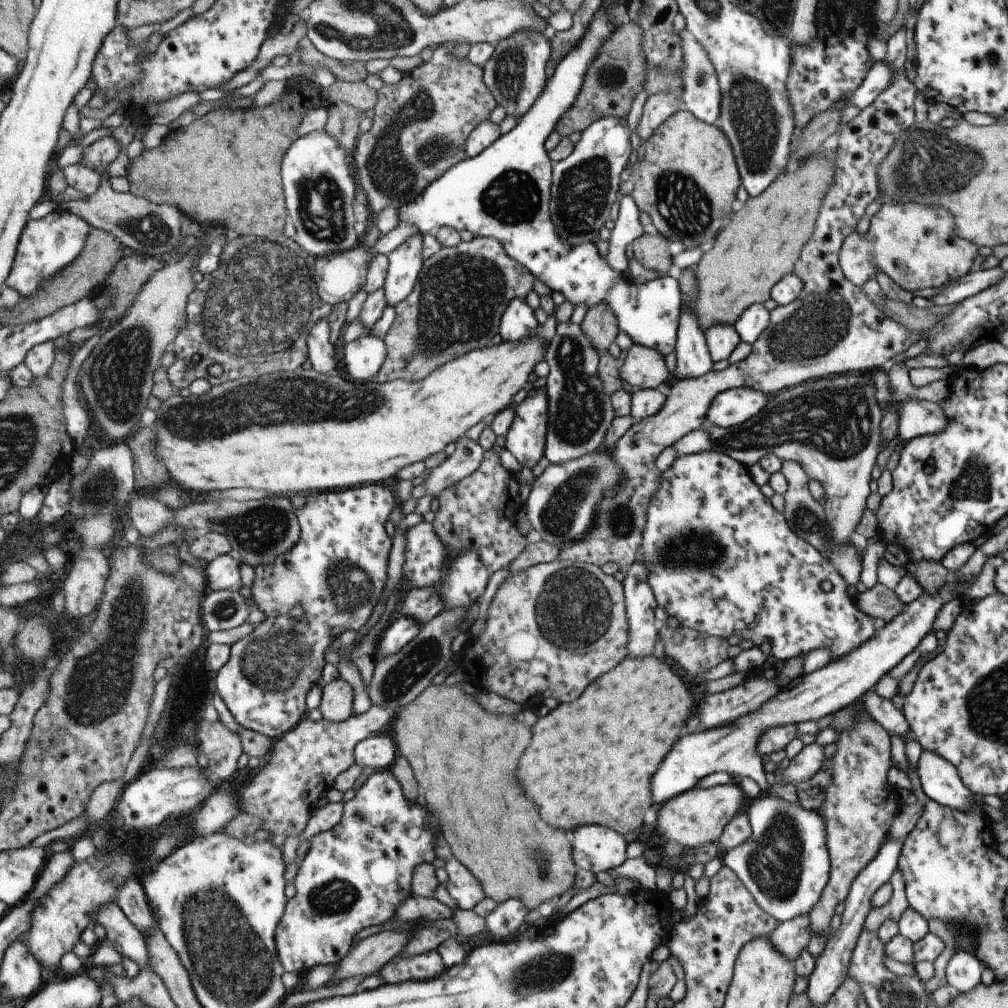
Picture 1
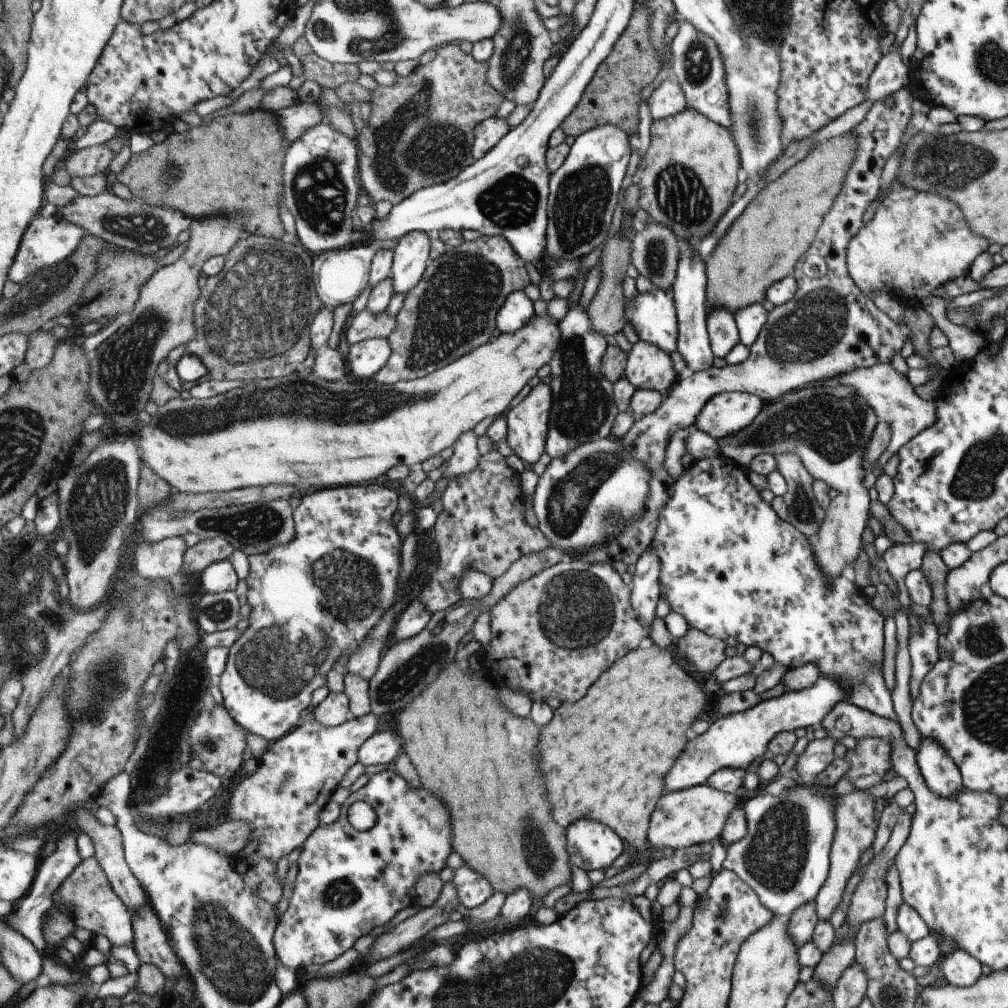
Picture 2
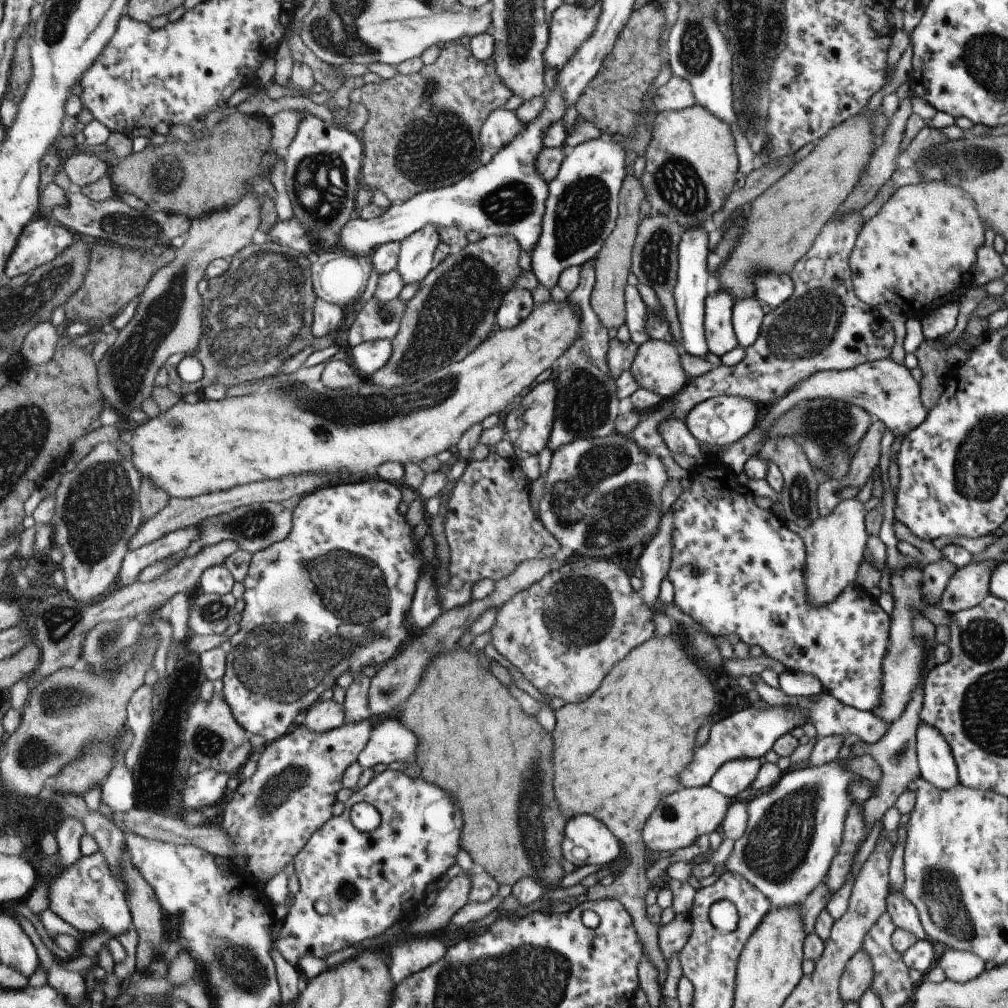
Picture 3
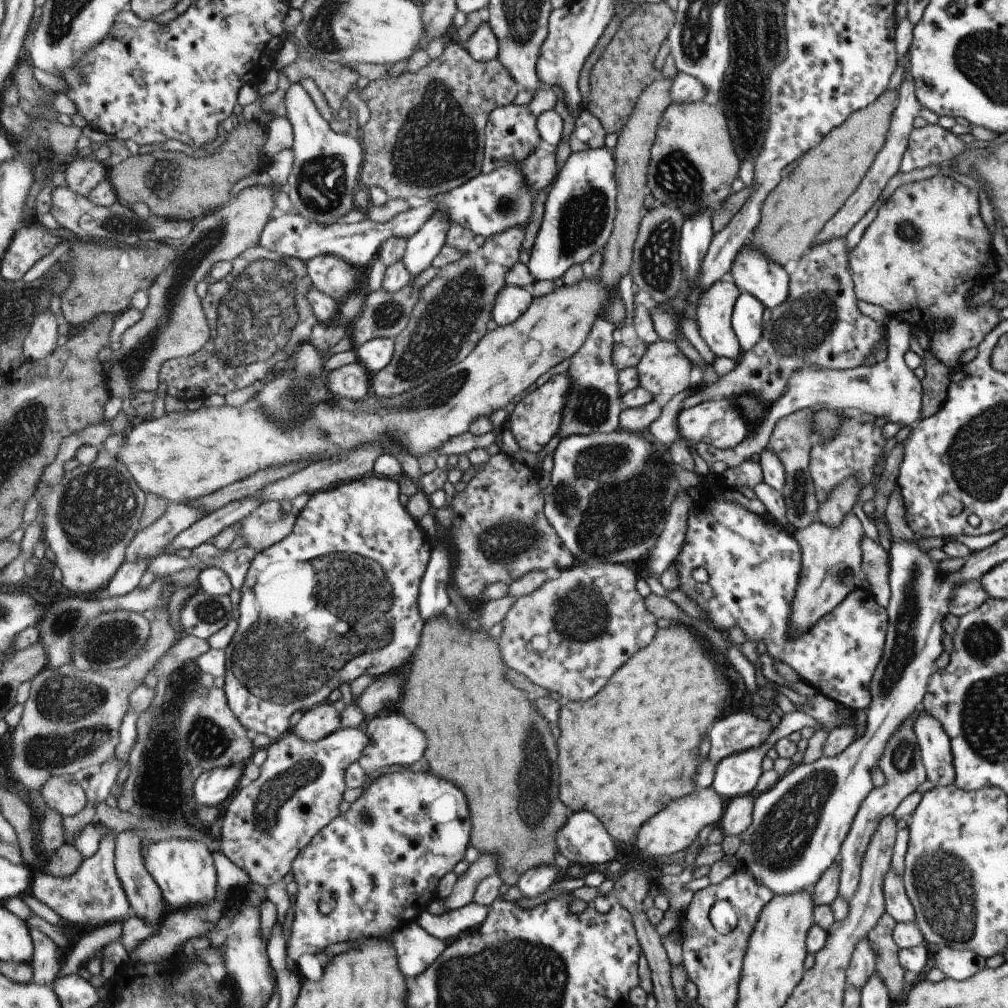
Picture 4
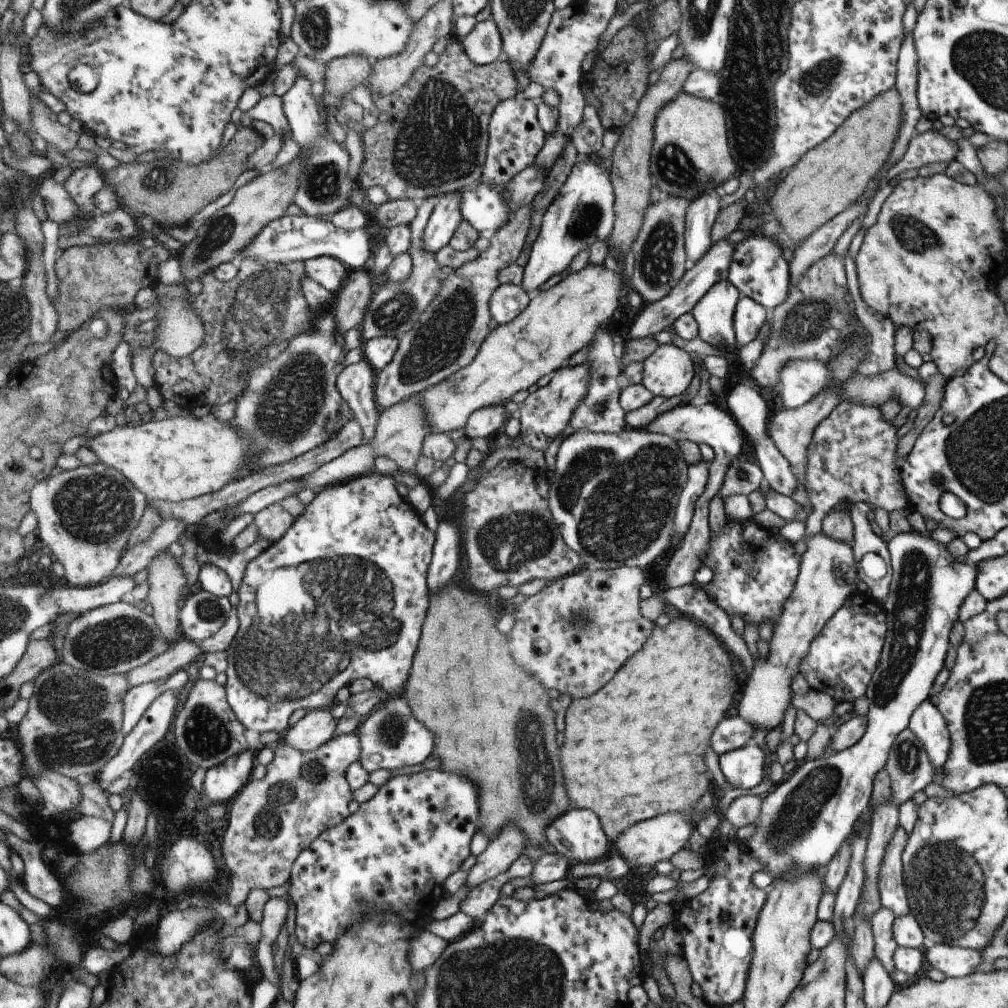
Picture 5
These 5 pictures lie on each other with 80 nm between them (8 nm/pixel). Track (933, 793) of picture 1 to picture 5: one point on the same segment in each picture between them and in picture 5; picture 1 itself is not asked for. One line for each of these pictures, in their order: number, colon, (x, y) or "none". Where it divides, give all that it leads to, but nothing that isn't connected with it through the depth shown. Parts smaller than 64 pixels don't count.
2: (941, 776)
3: (935, 761)
4: (934, 746)
5: (925, 722)

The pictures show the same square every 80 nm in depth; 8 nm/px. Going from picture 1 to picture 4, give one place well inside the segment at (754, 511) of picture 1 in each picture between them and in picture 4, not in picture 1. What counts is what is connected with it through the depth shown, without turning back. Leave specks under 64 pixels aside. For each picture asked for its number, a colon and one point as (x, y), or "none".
2: (729, 565)
3: (751, 566)
4: (753, 567)

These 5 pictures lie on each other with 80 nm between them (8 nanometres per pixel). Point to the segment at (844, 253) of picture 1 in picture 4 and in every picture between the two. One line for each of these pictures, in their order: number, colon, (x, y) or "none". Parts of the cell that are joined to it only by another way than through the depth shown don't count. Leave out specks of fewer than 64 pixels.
2: (916, 241)
3: (915, 252)
4: (920, 256)

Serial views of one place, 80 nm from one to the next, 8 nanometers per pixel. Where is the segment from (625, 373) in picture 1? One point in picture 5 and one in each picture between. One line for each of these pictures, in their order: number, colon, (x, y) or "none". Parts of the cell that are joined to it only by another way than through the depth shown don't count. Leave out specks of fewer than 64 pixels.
2: (647, 367)
3: (656, 367)
4: (663, 371)
5: (667, 372)

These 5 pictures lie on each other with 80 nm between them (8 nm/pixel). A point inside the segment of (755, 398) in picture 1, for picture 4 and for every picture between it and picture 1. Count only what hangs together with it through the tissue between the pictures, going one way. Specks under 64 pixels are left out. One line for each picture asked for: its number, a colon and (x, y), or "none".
2: (722, 415)
3: (720, 421)
4: (719, 424)

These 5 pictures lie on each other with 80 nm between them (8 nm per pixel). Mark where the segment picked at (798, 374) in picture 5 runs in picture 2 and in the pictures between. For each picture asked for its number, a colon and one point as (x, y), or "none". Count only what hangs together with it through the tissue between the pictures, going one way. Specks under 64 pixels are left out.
2: (892, 397)
3: (885, 390)
4: (889, 387)

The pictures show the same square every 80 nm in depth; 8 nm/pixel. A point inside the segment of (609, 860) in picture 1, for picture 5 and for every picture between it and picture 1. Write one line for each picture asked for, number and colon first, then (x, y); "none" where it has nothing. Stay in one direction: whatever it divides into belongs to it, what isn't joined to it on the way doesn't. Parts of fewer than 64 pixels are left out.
2: (591, 846)
3: (587, 841)
4: (583, 840)
5: (578, 834)

